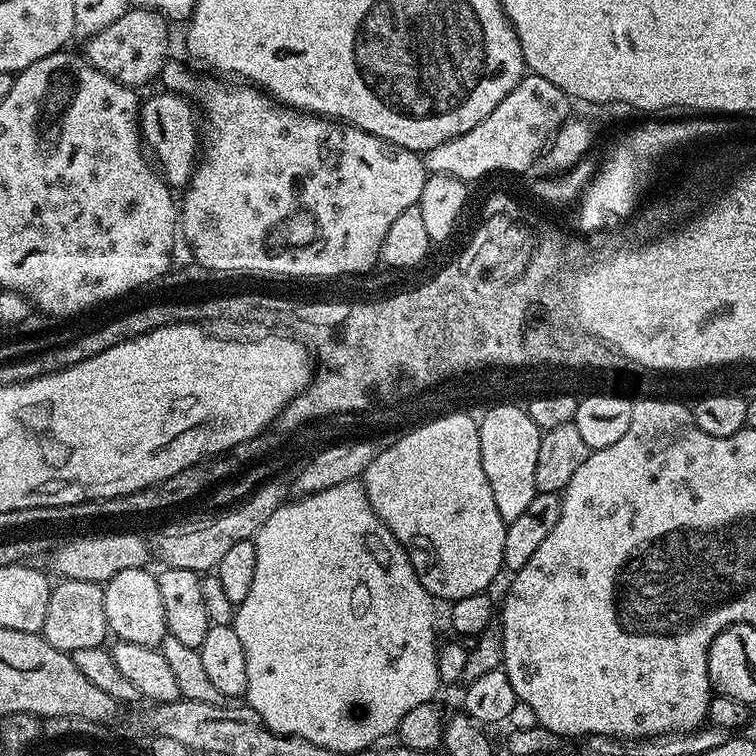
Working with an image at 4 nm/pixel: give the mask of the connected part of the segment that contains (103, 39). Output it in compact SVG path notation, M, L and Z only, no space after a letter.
M129 7L116 22L110 23L96 36L83 41L82 55L102 74L114 78L120 84L133 90L140 90L143 84L163 73L164 65L170 59L168 53L169 21L164 15L149 8Z

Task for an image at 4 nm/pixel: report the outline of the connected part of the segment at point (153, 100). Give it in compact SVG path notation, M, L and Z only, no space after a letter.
M160 90L157 96L152 96L149 100L145 99L140 106L140 138L154 160L156 155L155 163L165 184L173 190L187 188L188 179L192 177L192 172L196 169L198 149L202 144L198 112L193 101L189 97L167 90Z

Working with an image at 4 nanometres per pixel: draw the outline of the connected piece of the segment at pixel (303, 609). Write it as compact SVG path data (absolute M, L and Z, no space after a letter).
M351 480L350 482L342 482L338 486L330 486L328 490L322 490L313 496L302 496L293 499L291 502L281 504L278 510L274 510L274 514L270 514L270 518L266 518L266 522L257 530L254 537L256 545L256 553L258 554L258 566L254 566L254 583L250 585L250 594L246 594L246 598L234 612L234 627L238 634L238 639L242 641L242 650L246 650L246 678L248 679L248 691L246 693L247 707L253 708L260 717L262 722L266 722L266 726L272 732L277 732L283 736L297 736L298 738L306 738L306 742L314 742L323 748L329 748L333 754L340 752L356 752L367 750L373 746L379 745L383 736L392 736L396 727L402 722L402 718L406 718L406 714L410 714L410 710L414 710L414 706L419 704L427 704L433 699L436 688L441 687L438 678L438 662L436 661L436 653L438 651L438 639L436 640L436 608L434 598L422 586L422 582L416 576L414 566L410 562L408 553L405 552L402 545L396 541L394 534L390 534L390 530L376 517L374 510L370 506L370 502L364 493L363 483Z

